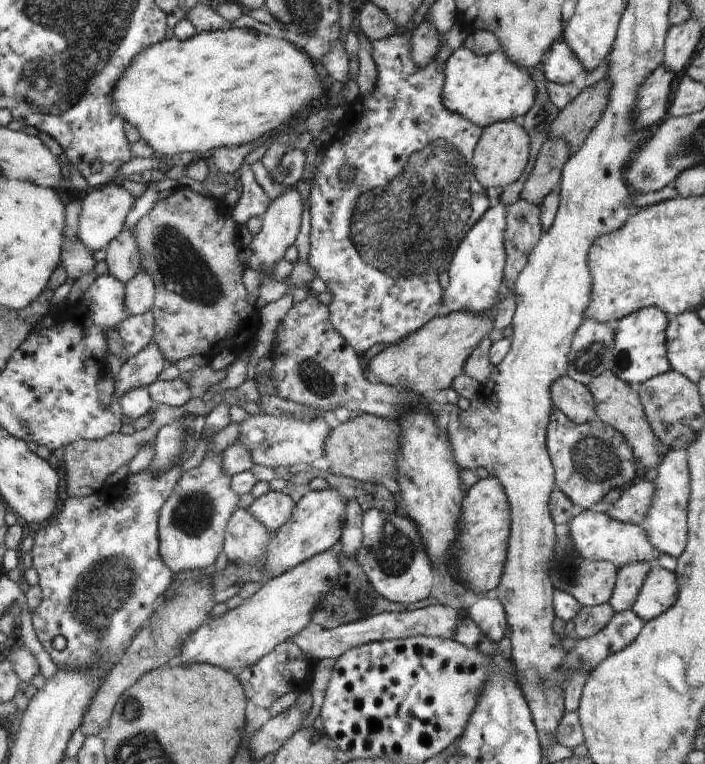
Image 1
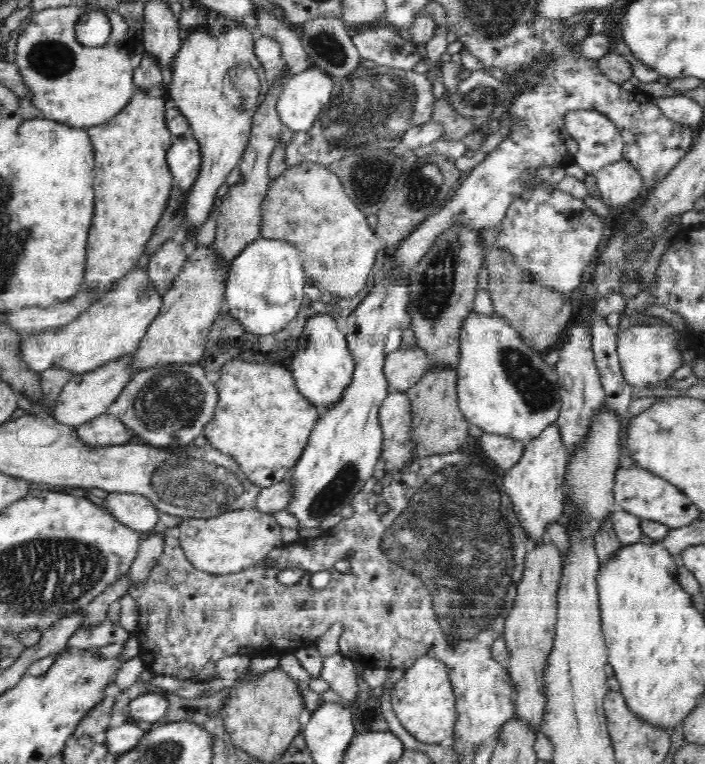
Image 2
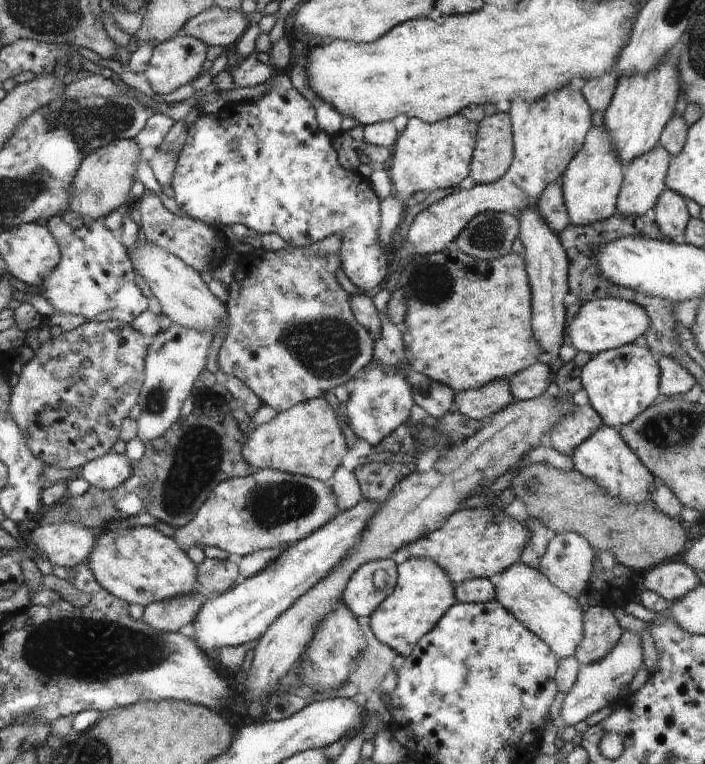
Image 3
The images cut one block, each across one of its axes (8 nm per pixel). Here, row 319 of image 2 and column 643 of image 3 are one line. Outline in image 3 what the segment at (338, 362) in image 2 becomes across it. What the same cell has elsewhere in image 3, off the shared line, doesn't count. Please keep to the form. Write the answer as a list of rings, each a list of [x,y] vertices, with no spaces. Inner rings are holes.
[[[604,298],[583,303],[578,314],[570,320],[566,332],[567,339],[576,350],[595,355],[632,344],[637,338],[646,334],[649,328],[650,318],[642,306],[618,298]]]

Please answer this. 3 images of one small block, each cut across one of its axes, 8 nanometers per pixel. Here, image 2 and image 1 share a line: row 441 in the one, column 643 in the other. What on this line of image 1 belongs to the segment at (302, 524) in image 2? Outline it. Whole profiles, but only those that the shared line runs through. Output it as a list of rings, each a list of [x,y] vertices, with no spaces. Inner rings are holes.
[[[654,306],[636,310],[628,317],[622,317],[614,324],[617,332],[614,341],[611,371],[622,380],[634,384],[641,384],[649,378],[668,373],[672,364],[668,358],[669,319],[664,310]]]

